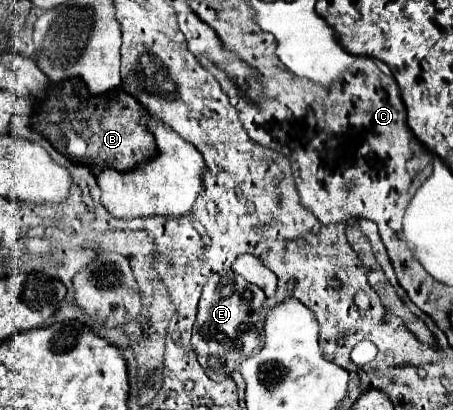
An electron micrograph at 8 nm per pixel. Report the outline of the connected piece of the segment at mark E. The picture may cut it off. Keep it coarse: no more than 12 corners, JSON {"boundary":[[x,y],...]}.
{"boundary":[[233,271],[205,283],[191,343],[223,381],[261,347],[265,293]]}

